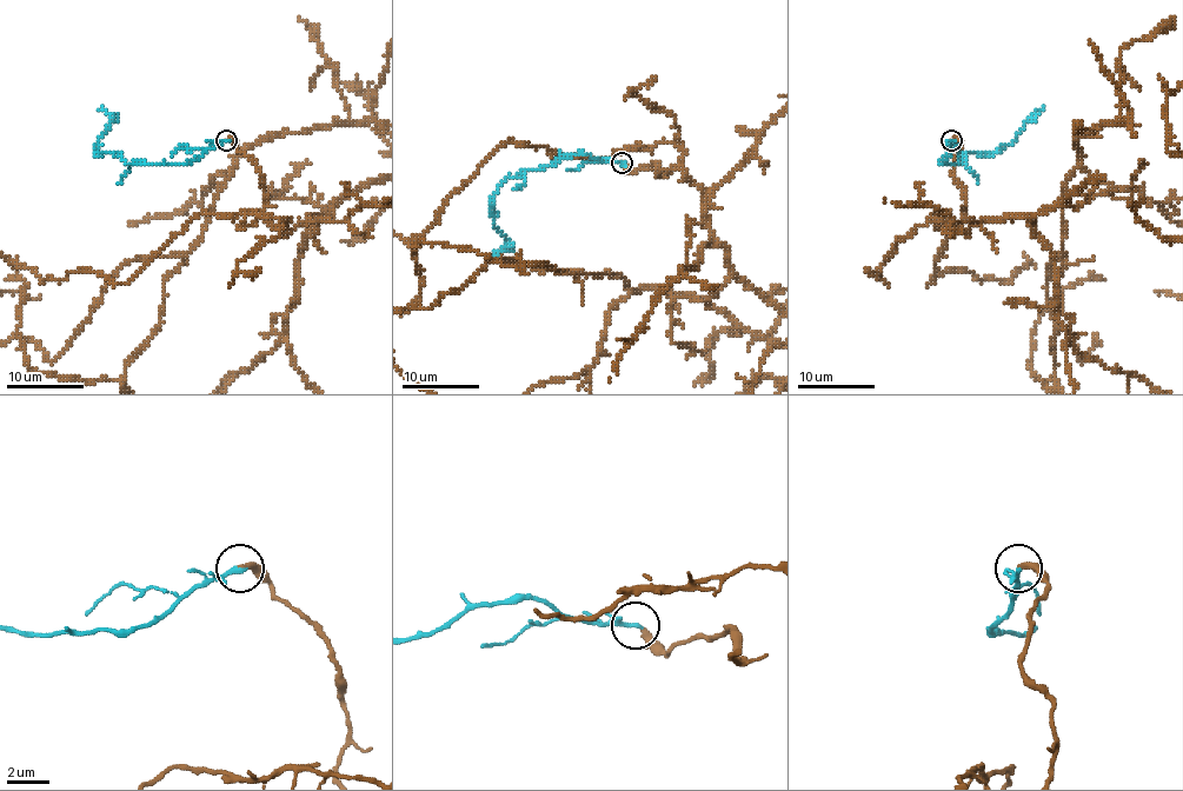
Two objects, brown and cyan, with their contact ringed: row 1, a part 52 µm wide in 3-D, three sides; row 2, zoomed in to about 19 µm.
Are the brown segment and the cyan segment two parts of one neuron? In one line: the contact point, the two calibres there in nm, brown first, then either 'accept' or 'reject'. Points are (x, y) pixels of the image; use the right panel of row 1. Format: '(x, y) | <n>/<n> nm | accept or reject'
(951, 140) | 280/220 nm | accept

